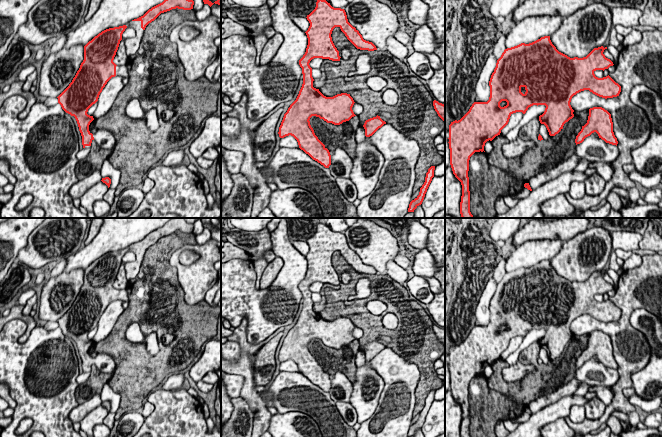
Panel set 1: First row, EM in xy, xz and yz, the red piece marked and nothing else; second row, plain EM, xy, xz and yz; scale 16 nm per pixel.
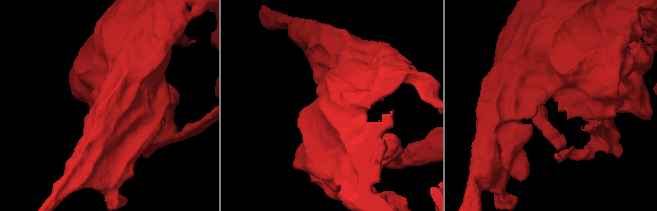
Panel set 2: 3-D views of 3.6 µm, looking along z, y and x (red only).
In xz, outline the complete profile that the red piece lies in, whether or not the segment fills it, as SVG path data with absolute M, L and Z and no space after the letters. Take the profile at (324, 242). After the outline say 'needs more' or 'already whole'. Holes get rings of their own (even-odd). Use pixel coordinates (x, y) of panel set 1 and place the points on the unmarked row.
M317 224L315 233L306 242L310 247L305 256L308 269L299 284L303 308L296 324L284 338L278 358L280 362L293 360L301 374L325 392L329 392L330 376L315 359L309 344L316 340L327 347L340 349L356 340L352 334L355 326L350 318L341 317L326 321L319 313L314 312L309 287L314 282L340 285L339 275L331 261L335 251L339 251L357 273L374 275L377 272L372 266L364 264L359 255L348 246L344 233L334 232L326 224Z | already whole

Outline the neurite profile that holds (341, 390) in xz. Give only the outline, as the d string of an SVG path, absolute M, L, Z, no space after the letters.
M336 372L331 380L329 394L331 399L336 402L349 402L353 392L352 382L342 373Z

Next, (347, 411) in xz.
M336 402L336 407L344 419L344 421L351 427L357 423L357 412L349 402Z

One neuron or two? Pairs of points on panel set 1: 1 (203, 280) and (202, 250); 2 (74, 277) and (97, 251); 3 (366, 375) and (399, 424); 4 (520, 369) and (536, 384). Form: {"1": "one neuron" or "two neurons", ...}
{"1": "one neuron", "2": "two neurons", "3": "two neurons", "4": "two neurons"}

